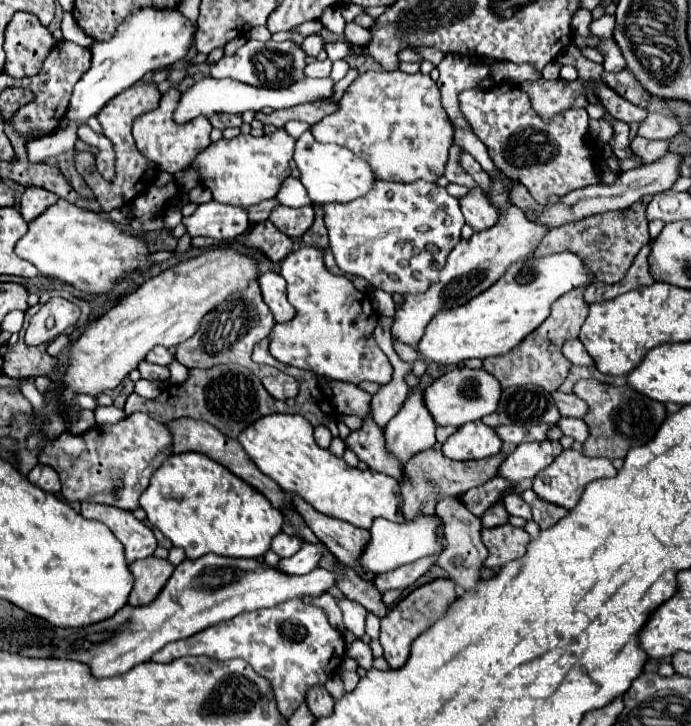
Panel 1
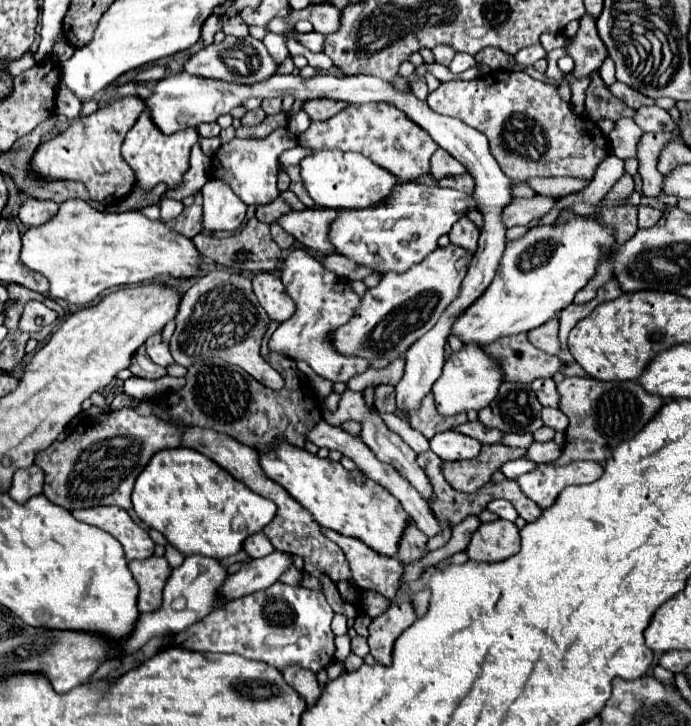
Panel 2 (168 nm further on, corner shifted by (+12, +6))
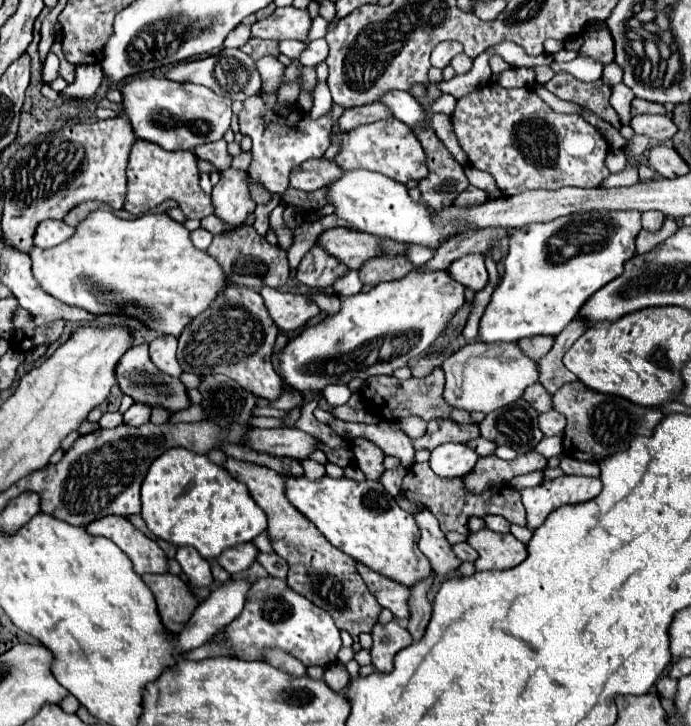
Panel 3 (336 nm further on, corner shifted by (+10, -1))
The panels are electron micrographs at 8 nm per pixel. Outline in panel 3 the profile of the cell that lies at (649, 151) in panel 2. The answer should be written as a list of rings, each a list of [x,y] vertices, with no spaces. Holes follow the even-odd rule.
[[[644,212],[642,214],[642,226],[648,232],[658,232],[664,224],[664,216],[660,212]]]

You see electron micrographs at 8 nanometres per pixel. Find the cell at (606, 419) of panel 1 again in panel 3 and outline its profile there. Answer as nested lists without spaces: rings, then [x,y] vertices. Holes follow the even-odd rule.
[[[578,380],[564,384],[558,390],[552,396],[552,406],[568,420],[562,440],[564,454],[584,462],[598,462],[610,454],[626,450],[636,436],[652,436],[654,426],[662,420],[662,412],[658,408],[640,408],[630,400],[610,394],[598,394],[594,390],[588,390]]]

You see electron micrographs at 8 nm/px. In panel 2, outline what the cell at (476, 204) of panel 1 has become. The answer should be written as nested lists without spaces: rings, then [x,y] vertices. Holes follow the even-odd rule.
[[[462,215],[454,223],[454,227],[452,227],[452,231],[448,235],[450,235],[450,243],[460,245],[460,247],[464,247],[464,249],[468,249],[472,253],[476,251],[476,245],[478,245],[478,227],[466,215]]]

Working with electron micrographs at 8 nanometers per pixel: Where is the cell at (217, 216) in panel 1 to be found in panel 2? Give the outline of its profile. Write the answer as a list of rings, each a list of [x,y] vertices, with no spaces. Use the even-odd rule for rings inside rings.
[[[208,181],[202,187],[202,227],[204,231],[234,231],[242,225],[246,205],[222,181]]]

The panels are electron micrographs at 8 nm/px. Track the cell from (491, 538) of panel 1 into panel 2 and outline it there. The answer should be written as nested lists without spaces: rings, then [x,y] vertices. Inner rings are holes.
[[[496,519],[492,523],[482,523],[466,553],[470,561],[476,563],[498,563],[520,551],[520,533],[512,521]]]

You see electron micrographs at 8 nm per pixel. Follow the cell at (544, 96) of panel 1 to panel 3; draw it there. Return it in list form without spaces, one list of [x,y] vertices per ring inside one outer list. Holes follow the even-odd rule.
[[[590,28],[582,34],[584,42],[580,48],[580,56],[592,56],[598,58],[602,64],[608,64],[614,60],[614,40],[608,28]]]

